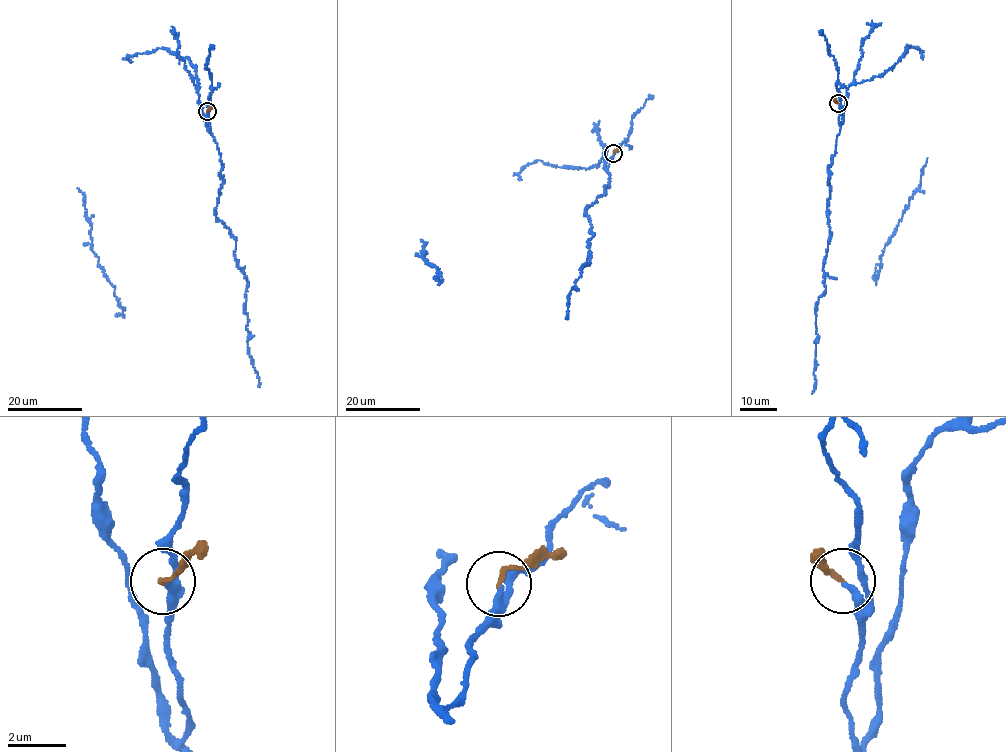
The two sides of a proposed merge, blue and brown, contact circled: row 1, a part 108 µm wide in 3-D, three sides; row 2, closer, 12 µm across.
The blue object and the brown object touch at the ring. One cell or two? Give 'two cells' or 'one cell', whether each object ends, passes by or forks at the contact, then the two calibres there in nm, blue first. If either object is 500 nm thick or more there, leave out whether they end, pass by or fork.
one cell | blue passes by | brown ends | 180/160 nm

